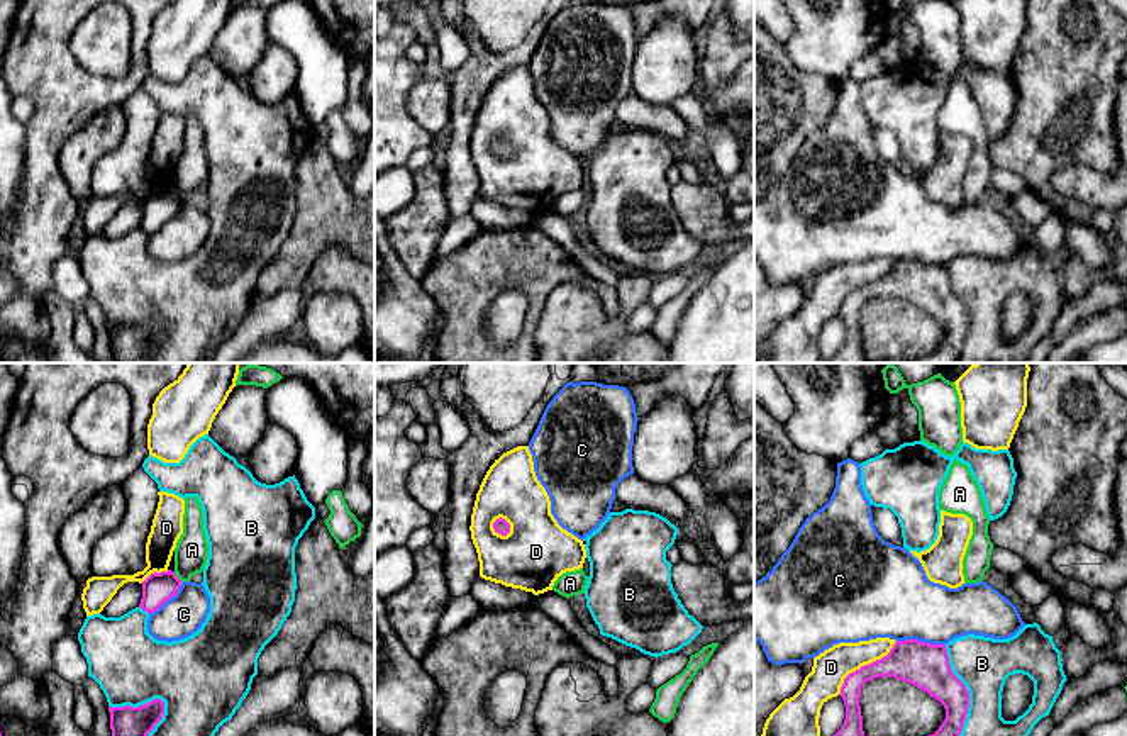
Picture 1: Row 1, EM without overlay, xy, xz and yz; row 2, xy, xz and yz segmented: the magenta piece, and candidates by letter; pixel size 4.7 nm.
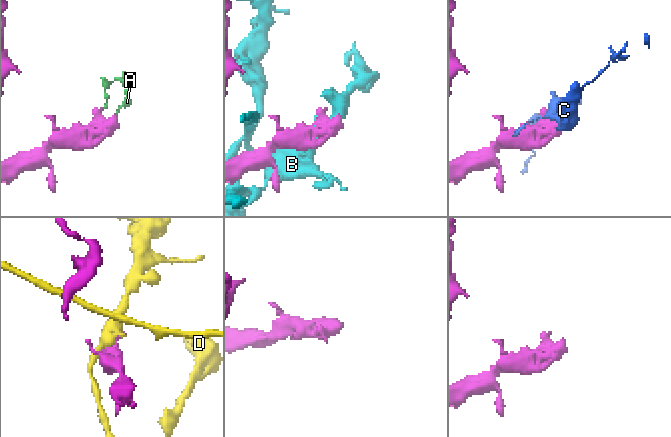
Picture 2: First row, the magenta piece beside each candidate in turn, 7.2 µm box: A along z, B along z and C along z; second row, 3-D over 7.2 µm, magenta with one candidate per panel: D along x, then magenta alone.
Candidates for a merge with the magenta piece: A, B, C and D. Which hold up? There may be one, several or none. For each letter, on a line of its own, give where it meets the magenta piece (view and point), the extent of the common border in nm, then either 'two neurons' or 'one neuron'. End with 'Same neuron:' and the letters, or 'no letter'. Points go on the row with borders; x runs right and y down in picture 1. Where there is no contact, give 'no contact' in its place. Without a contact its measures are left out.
A: meets magenta in xy at (177, 577); contact 70 nm long; two neurons
B: meets magenta in yz at (966, 691); contact 440 nm long; two neurons
C: meets magenta in yz at (921, 641); contact 240 nm long; two neurons
D: meets magenta in yz at (865, 665); contact 380 nm long; two neurons
Same neuron: no letter

